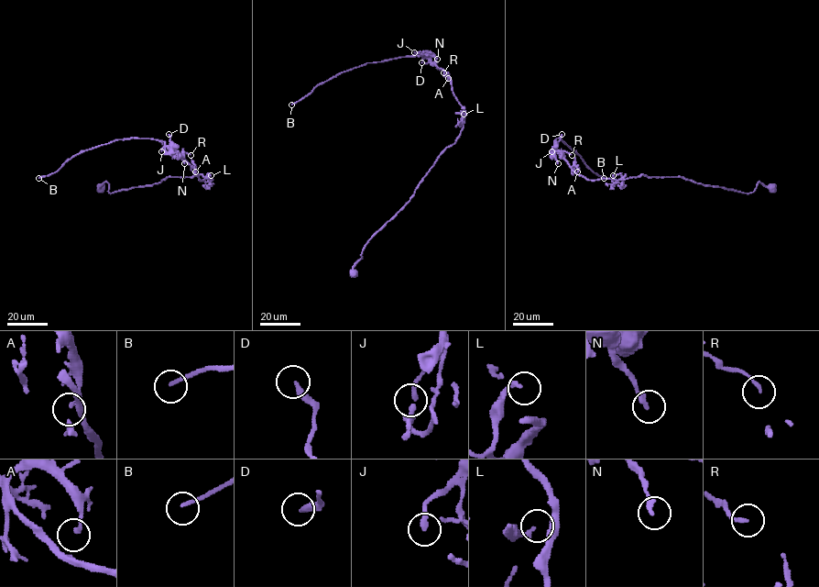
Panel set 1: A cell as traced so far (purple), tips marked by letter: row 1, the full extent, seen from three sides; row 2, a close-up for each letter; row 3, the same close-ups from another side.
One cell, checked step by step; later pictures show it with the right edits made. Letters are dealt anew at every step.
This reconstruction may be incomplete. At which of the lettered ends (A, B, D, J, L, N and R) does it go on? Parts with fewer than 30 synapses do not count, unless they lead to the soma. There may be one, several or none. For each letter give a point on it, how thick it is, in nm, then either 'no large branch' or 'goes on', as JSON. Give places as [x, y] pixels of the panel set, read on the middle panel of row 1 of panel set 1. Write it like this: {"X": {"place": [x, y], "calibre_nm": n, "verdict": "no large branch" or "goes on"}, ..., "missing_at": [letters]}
{"A": {"place": [448, 78], "calibre_nm": 100, "verdict": "no large branch"}, "B": {"place": [291, 105], "calibre_nm": 140, "verdict": "no large branch"}, "D": {"place": [421, 62], "calibre_nm": 240, "verdict": "no large branch"}, "J": {"place": [414, 52], "calibre_nm": 240, "verdict": "no large branch"}, "L": {"place": [464, 114], "calibre_nm": 200, "verdict": "no large branch"}, "N": {"place": [437, 59], "calibre_nm": 240, "verdict": "no large branch"}, "R": {"place": [443, 72], "calibre_nm": 150, "verdict": "no large branch"}, "missing_at": []}

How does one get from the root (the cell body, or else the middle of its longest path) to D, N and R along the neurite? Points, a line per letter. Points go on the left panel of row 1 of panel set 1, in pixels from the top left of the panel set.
D: (100, 188), (106, 182), (112, 193), (169, 176), (202, 174), (212, 180), (199, 179), (172, 149), (169, 134)
N: (100, 188), (105, 182), (112, 193), (169, 176), (212, 179), (200, 180), (175, 151), (184, 163)
R: (100, 188), (106, 182), (112, 193), (169, 176), (202, 174), (212, 180), (199, 179), (182, 151), (191, 155)

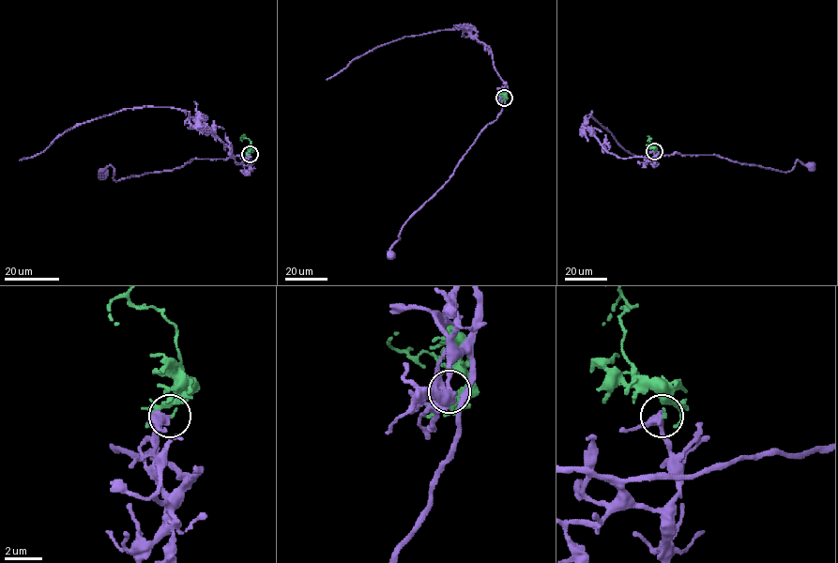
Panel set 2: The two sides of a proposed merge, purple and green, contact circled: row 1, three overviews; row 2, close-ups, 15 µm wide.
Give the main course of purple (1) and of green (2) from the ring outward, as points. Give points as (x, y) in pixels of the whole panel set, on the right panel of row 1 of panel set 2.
1: (654, 151), (655, 159), (651, 160), (650, 158), (676, 152), (716, 155), (786, 172), (798, 159), (812, 167)
2: (654, 151), (649, 138), (647, 141)

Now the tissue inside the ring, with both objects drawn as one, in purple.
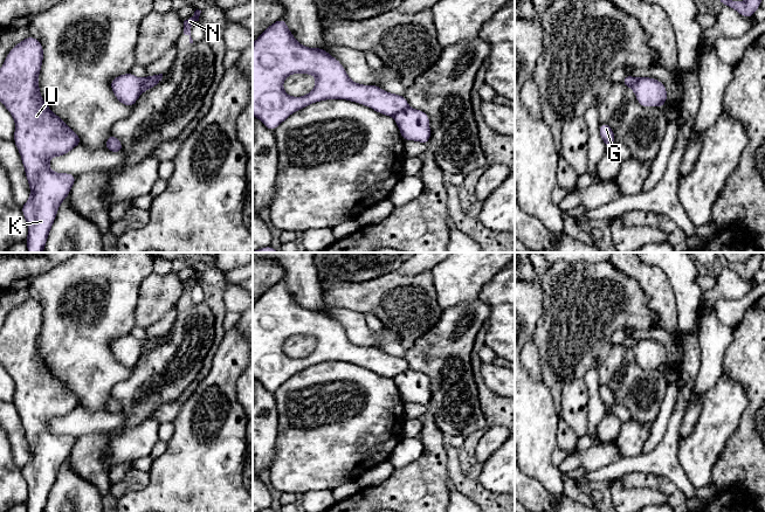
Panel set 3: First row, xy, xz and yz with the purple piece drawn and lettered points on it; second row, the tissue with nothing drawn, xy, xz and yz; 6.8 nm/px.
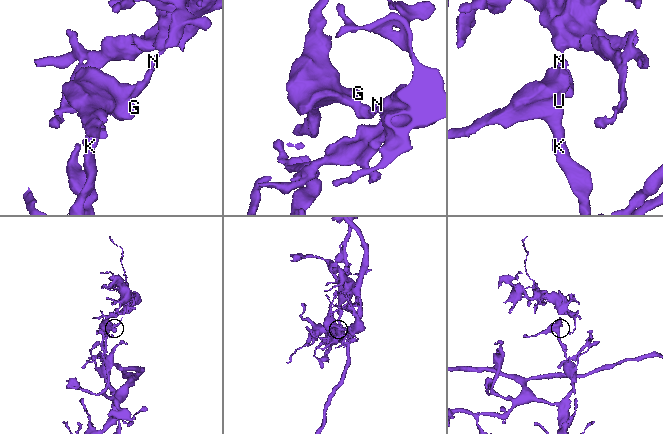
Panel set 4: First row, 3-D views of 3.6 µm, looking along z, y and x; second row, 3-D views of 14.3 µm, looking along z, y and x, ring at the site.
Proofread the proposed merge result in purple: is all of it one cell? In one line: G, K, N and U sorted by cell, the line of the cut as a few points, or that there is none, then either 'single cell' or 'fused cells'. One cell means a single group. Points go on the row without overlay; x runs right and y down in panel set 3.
G K U / N; cut in xz along (408, 368), (393, 379); fused cells

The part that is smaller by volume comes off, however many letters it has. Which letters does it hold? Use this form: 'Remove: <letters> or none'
Remove: N

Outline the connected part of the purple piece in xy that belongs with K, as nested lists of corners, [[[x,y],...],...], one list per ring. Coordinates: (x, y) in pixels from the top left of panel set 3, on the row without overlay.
[[[32,298],[19,304],[8,314],[0,331],[0,364],[11,374],[15,382],[14,404],[21,417],[26,440],[30,449],[30,458],[21,468],[28,485],[26,506],[28,512],[43,512],[57,471],[69,457],[76,437],[56,435],[50,431],[51,418],[61,418],[81,406],[80,397],[43,364],[39,350],[39,337],[43,323],[43,309]]]

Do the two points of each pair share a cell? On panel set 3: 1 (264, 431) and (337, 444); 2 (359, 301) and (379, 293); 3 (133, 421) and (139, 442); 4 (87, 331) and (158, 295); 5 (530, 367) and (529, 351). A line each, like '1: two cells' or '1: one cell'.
1: two cells
2: one cell
3: two cells
4: two cells
5: one cell

